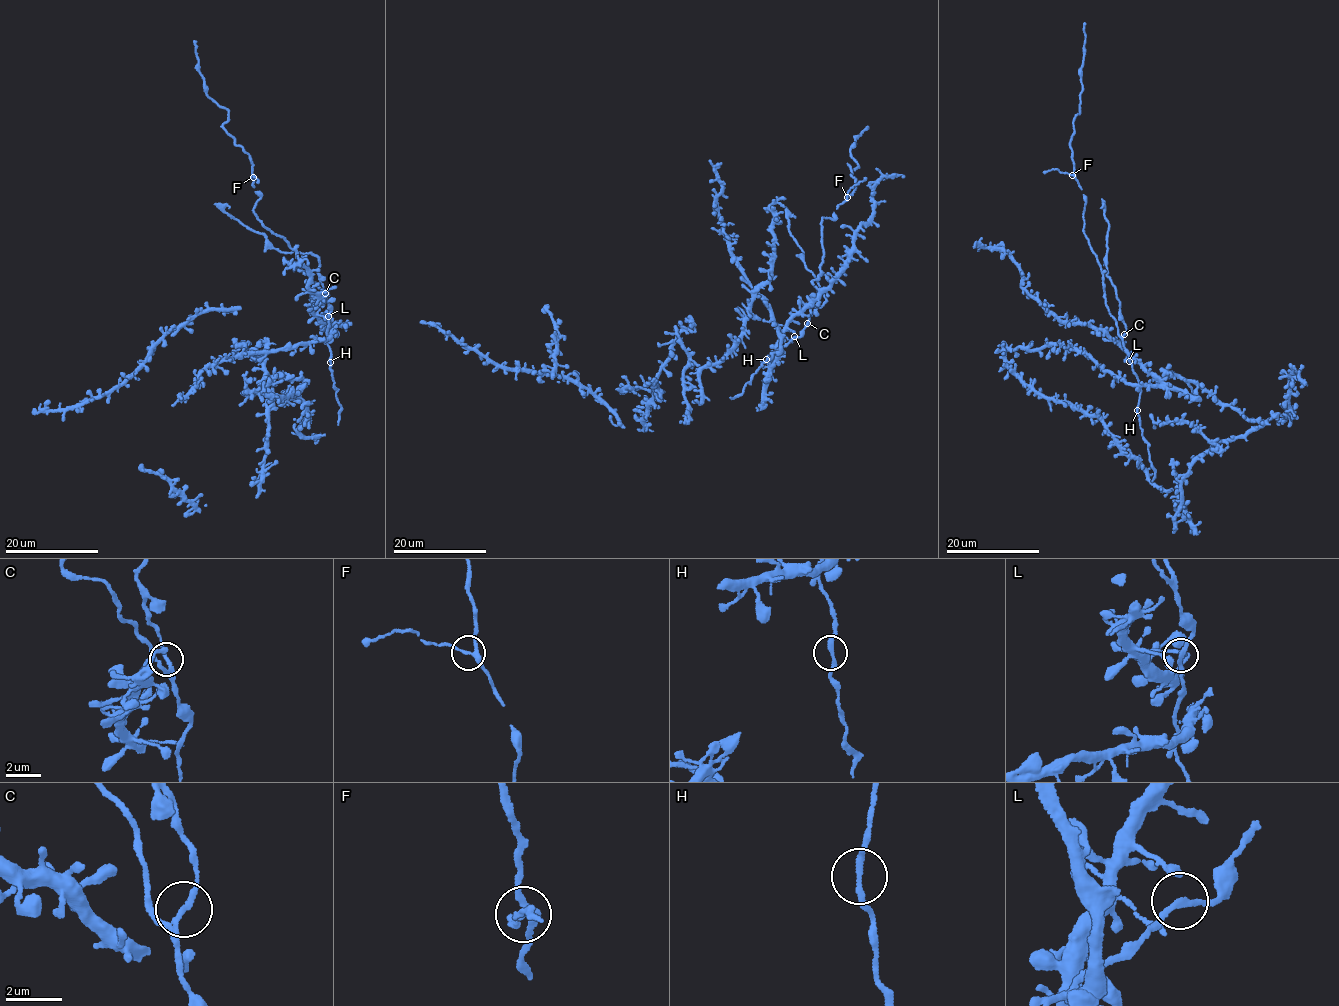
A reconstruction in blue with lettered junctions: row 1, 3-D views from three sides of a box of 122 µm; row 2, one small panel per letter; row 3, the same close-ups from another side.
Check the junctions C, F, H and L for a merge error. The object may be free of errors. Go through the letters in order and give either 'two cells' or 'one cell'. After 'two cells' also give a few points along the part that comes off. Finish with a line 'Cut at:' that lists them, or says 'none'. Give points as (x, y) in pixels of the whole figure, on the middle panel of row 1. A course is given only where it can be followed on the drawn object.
C: two cells | (808, 323), (814, 309), (826, 300), (815, 277), (806, 269), (802, 250), (790, 234), (786, 207)
F: one cell
H: one cell
L: one cell
Cut at: C

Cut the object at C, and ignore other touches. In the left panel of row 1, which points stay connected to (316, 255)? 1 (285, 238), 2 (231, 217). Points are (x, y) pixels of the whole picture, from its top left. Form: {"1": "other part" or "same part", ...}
{"1": "other part", "2": "same part"}

